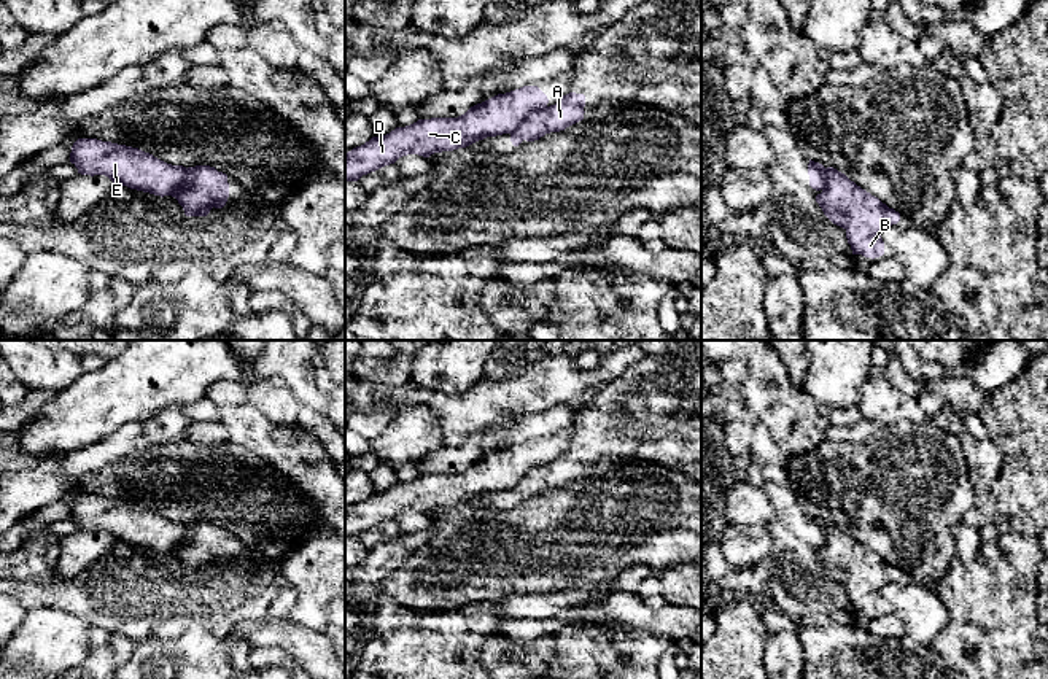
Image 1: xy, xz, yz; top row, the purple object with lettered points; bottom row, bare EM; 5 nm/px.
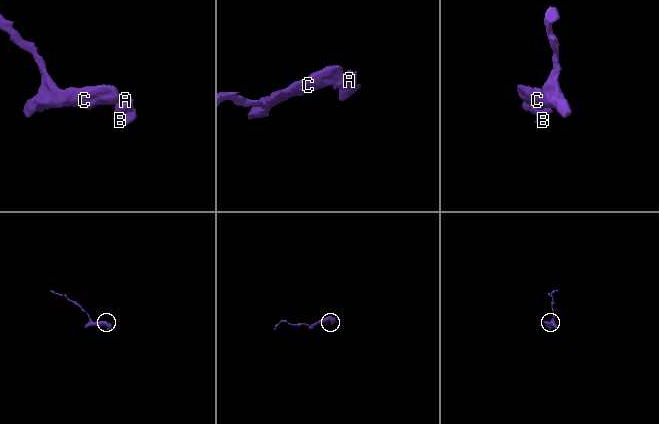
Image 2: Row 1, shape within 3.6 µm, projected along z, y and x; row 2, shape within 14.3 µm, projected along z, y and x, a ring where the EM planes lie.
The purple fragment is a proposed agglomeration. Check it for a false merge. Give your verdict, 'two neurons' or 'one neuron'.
two neurons

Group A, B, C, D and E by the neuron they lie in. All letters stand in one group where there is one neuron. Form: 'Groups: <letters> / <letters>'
Groups: A B / C D E

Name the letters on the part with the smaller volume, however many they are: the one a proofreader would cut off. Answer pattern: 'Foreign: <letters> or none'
Foreign: A, B

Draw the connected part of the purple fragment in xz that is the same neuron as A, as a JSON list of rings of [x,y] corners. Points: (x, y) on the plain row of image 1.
[[[569,448],[555,461],[544,463],[526,472],[522,482],[510,490],[510,498],[518,502],[523,496],[534,498],[550,488],[560,488],[584,475],[585,452]]]

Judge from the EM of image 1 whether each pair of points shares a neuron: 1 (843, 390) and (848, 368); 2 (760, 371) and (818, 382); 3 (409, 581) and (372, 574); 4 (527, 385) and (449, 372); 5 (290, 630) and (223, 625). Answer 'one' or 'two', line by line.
1: one
2: two
3: two
4: two
5: one

